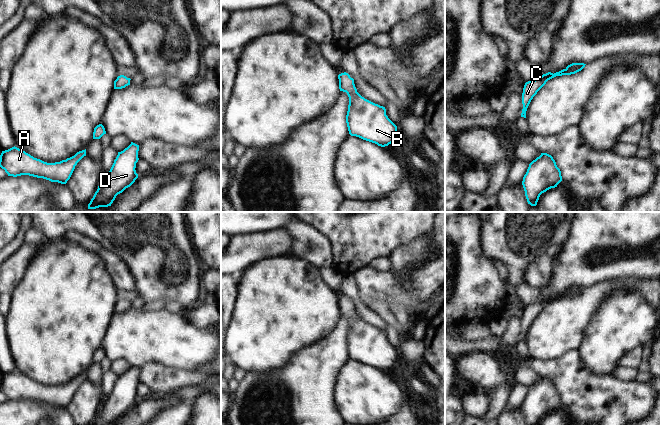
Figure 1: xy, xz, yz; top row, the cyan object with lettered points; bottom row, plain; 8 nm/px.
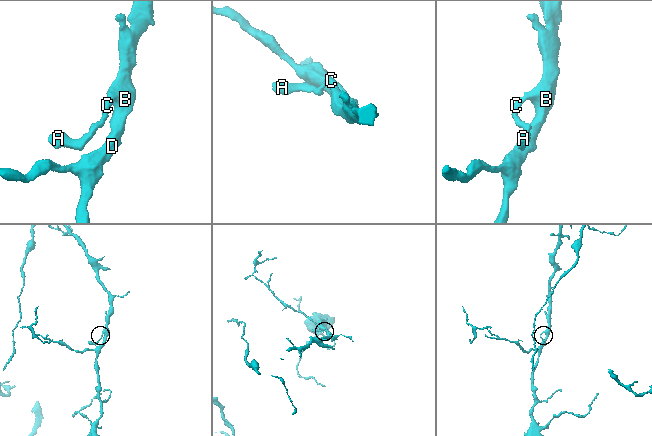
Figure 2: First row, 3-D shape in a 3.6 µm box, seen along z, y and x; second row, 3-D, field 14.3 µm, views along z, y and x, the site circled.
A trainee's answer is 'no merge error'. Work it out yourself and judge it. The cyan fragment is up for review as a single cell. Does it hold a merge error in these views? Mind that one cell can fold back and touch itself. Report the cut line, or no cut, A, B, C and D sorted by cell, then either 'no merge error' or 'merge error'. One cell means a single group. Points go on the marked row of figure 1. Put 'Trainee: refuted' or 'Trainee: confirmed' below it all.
no cut | A B C D | no merge error
Trainee: confirmed

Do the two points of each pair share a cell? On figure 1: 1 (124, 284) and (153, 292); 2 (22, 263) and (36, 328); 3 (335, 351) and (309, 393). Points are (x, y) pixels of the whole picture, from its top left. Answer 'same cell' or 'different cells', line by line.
1: different cells
2: different cells
3: same cell

